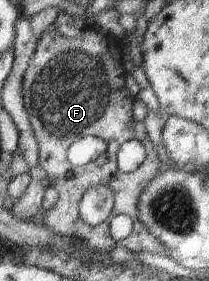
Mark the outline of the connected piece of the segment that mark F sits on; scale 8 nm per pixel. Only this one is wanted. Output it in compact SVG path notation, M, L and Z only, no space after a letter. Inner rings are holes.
M55 26L46 30L40 36L31 65L23 77L23 100L37 141L39 165L46 171L49 185L59 193L59 199L51 209L42 209L40 224L62 236L83 240L96 253L126 248L131 252L150 251L154 255L168 255L168 249L146 229L138 215L140 192L163 166L145 125L132 116L135 97L126 88L128 74L122 62L122 53L118 51L118 43L112 33L99 26L84 30L75 38L63 36ZM88 136L103 139L107 143L106 151L93 162L74 167L67 158L68 148ZM130 139L139 141L145 147L146 159L136 171L124 173L118 169L116 152ZM96 184L112 190L114 203L110 216L126 213L134 221L132 233L126 239L114 241L109 234L108 221L99 226L89 226L79 218L79 201L84 192Z

